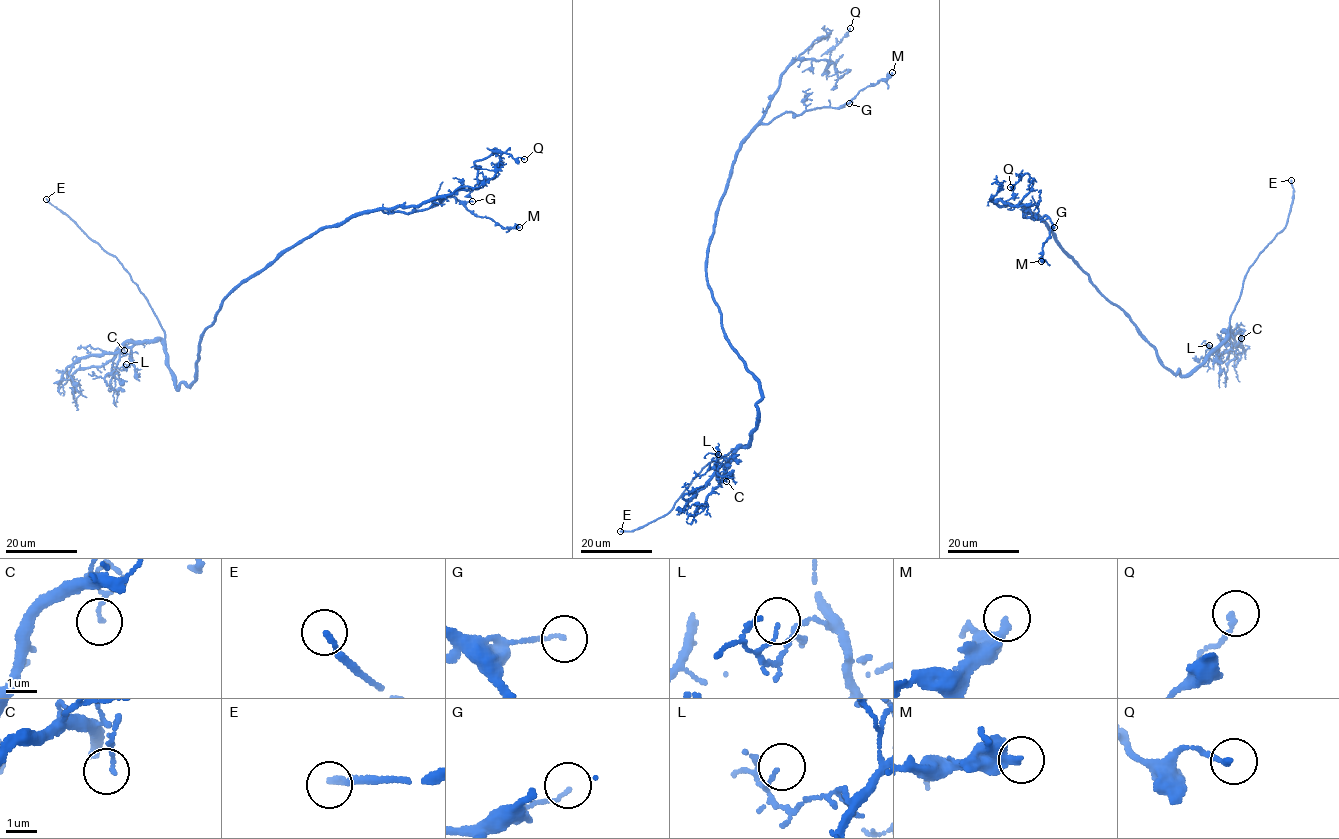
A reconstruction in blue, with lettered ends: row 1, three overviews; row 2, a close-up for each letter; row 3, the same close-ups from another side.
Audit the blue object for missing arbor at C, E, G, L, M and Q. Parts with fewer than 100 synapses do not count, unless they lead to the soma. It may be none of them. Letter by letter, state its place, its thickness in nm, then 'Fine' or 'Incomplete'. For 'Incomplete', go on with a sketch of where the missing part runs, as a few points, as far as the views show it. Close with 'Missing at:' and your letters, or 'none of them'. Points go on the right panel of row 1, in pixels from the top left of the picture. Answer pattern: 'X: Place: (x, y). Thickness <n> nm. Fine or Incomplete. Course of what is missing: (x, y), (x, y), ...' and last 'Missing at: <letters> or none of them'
C: Place: (1241, 338). Thickness 80 nm. Fine
E: Place: (1291, 180). Thickness 190 nm. Incomplete. Course of what is missing: (1291, 180), (1288, 162), (1269, 118), (1254, 100)
G: Place: (1054, 227). Thickness 100 nm. Fine
L: Place: (1209, 345). Thickness 80 nm. Fine
M: Place: (1041, 261). Thickness 280 nm. Fine
Q: Place: (1010, 187). Thickness 150 nm. Fine
Missing at: E

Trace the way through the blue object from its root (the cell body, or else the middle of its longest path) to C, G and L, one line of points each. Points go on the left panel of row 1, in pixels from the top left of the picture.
C: (221, 303), (201, 339), (195, 378), (189, 385), (175, 387), (159, 340), (123, 345), (124, 350)
G: (221, 303), (274, 259), (316, 232), (359, 213), (381, 209), (413, 212), (454, 196), (472, 201)
L: (221, 303), (201, 339), (189, 385), (175, 387), (159, 340), (135, 345), (132, 364), (126, 369), (126, 364)

